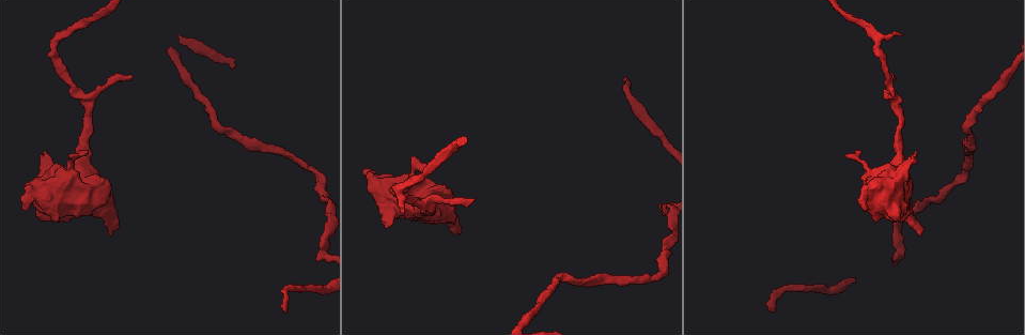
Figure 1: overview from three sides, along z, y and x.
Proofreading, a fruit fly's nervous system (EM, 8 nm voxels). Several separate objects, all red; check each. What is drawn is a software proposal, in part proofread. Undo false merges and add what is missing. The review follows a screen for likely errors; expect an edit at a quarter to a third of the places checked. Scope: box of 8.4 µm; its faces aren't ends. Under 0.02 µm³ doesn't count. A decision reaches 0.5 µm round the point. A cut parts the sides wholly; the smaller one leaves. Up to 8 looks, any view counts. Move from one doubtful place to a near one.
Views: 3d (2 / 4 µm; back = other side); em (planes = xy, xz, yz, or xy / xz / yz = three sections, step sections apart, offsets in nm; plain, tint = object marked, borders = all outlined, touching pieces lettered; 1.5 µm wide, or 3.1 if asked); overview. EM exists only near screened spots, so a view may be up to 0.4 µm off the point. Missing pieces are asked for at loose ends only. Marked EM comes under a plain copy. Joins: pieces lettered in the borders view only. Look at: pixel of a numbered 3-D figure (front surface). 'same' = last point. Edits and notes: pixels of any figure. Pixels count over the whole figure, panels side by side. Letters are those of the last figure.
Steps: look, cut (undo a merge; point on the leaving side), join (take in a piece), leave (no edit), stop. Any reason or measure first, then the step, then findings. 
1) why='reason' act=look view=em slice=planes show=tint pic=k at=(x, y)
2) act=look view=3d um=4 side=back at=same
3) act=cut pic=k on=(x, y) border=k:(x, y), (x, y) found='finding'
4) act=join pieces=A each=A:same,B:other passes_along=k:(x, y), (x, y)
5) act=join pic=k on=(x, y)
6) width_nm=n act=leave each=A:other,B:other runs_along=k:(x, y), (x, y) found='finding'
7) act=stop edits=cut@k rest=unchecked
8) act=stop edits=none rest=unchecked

why='thick end' act=look view=em slice=planes show=borders pic=1 at=(919, 233)

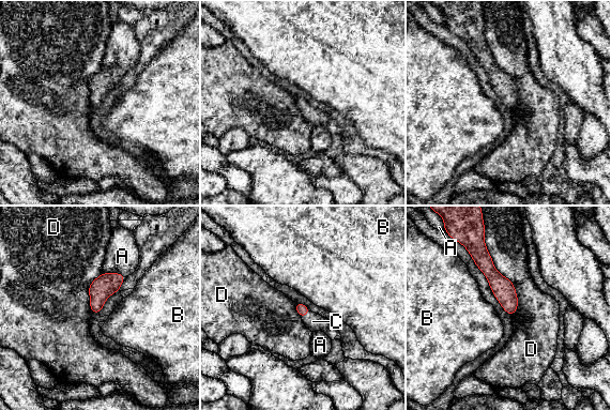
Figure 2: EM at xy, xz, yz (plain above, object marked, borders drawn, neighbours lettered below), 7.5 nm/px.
act=join pieces=C each=A:other,B:other,C:same,D:other passes_along=2:(302, 309), (305, 316), (312, 321) found='the cell continues'

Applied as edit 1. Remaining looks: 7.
why='branch stops here' act=look view=em slice=xy step=8 show=borders pic=1 at=(287, 312)

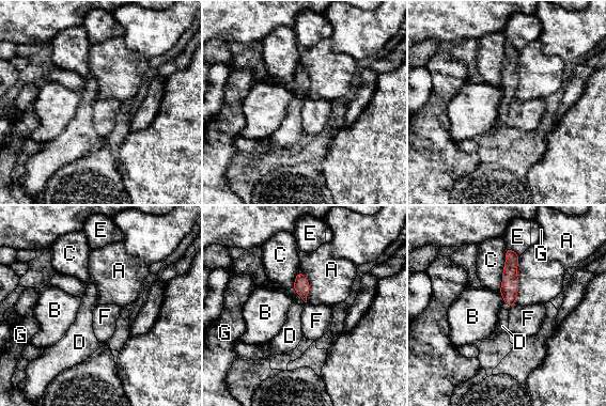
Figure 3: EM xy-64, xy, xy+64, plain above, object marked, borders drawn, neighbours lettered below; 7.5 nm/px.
longest_contact=A:360nm act=join pieces=D each=A:other,B:other,C:other,D:same,E:other,F:other,G:other passes_along=3:(301, 286), (299, 295), (292, 327) found='it goes on there'

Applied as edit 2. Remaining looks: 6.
act=look view=overview

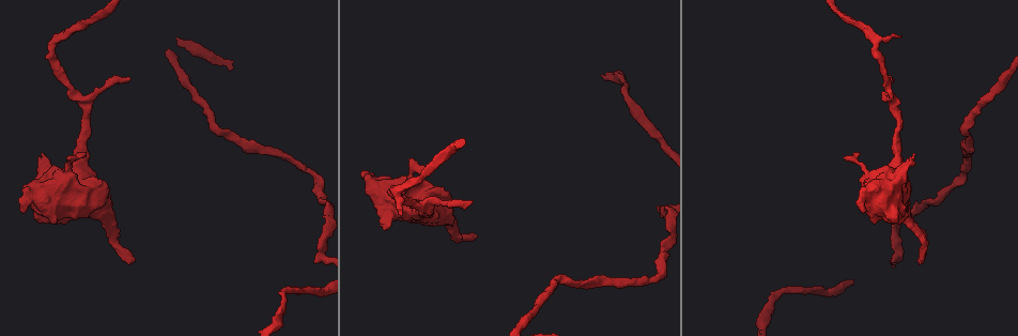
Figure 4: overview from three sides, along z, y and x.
why='tapers out' act=look view=em slice=planes show=borders pic=4 at=(473, 202)

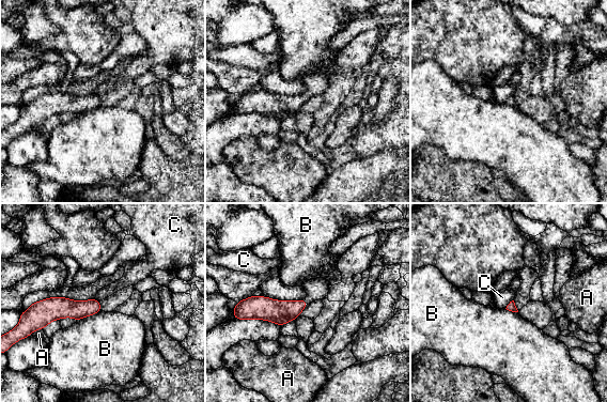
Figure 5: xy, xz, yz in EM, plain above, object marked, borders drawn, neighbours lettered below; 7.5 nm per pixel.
act=leave each=A:other,B:other,C:other border=5:(264, 295), (277, 299), (305, 299) found='no lettered piece goes on from it'

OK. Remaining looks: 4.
act=stop edits=join@2,join@3 rest=unchecked

